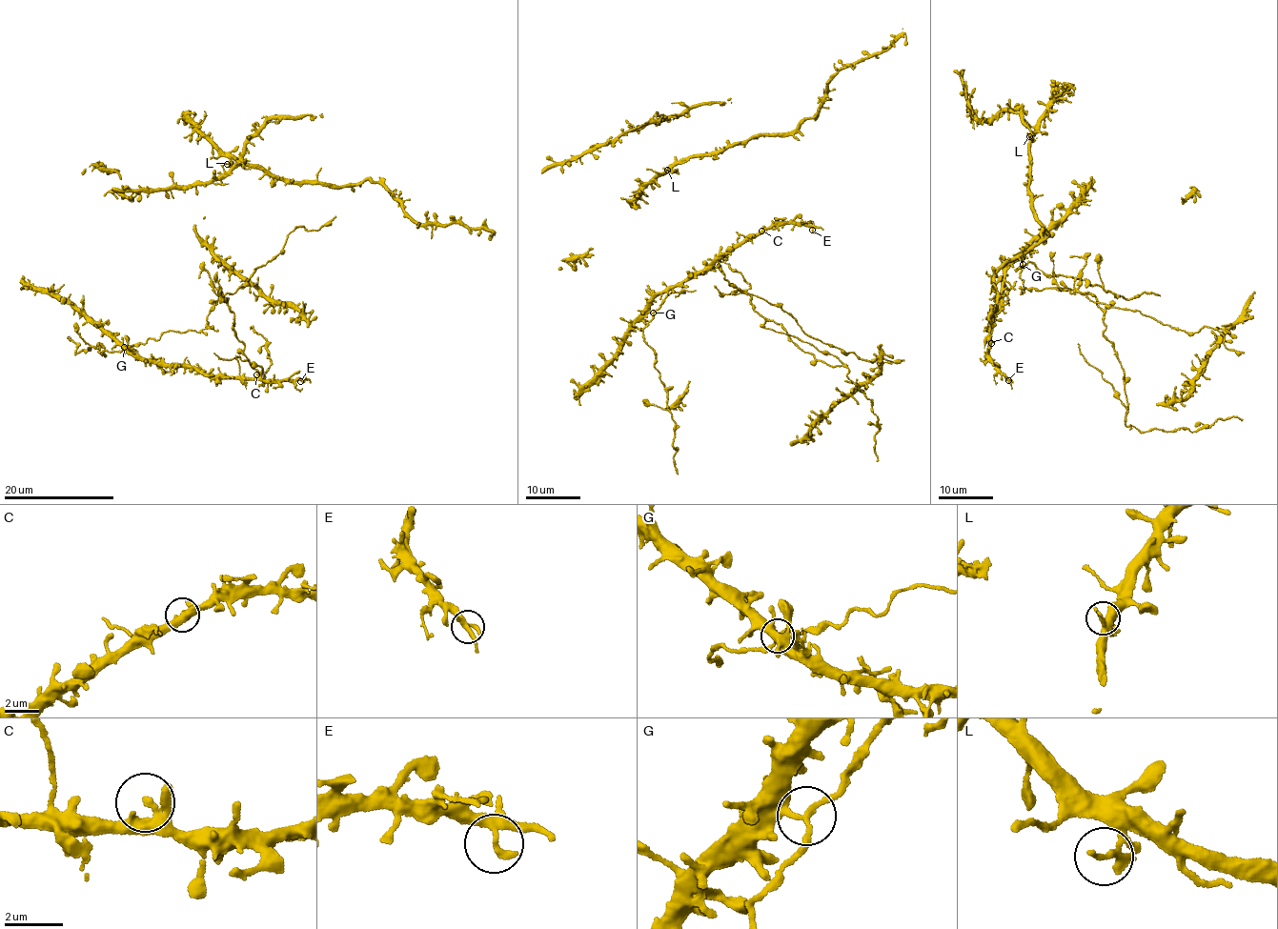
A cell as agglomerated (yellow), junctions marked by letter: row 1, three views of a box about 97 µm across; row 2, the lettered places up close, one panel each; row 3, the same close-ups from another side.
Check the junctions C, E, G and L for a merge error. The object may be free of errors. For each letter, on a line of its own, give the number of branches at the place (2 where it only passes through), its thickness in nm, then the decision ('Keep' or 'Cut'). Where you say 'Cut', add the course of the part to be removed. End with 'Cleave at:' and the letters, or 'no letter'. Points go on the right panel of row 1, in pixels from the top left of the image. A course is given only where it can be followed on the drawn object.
C: Branches: 3. Thickness 240 nm. Keep
E: Branches: 3. Thickness 240 nm. Keep
G: Branches: 3. Thickness 160 nm. Cut. Course of the part to remove: (1023, 264), (1015, 270), (1025, 289), (1095, 298), (1124, 374), (1127, 425), (1191, 432), (1242, 420)
L: Branches: 3. Thickness 140 nm. Keep
Cleave at: G

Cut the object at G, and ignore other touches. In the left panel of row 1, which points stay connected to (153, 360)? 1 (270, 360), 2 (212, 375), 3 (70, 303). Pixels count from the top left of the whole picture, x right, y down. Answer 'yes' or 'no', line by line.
1: no
2: yes
3: yes

